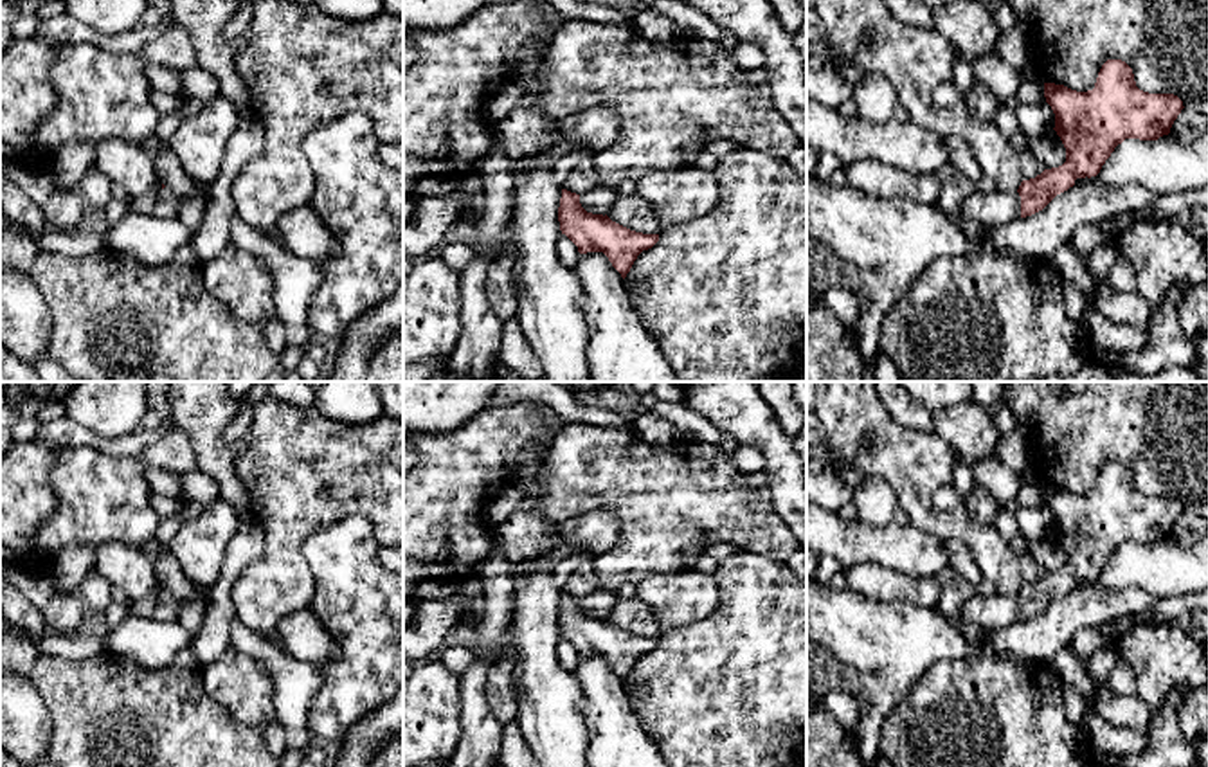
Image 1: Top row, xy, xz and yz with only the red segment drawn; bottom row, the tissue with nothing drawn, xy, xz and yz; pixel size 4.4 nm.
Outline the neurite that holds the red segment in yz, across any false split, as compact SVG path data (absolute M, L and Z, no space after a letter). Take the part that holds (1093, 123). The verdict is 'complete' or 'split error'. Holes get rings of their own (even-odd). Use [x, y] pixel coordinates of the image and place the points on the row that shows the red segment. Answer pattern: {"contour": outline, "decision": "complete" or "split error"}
{"contour": "M1122 59L1102 65L1093 90L1044 83L1044 97L1055 113L1053 130L1066 148L1066 162L1023 180L1015 193L972 193L961 205L963 218L999 227L1032 216L1073 187L1077 178L1096 176L1125 139L1168 135L1185 108L1174 94L1140 90L1132 68Z", "decision": "split error"}

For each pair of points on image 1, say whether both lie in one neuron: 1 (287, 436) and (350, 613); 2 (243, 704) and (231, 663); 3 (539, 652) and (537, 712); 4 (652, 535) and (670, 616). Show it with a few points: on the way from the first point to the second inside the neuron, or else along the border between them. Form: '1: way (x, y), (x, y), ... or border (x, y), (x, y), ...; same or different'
1: border (360, 515), (306, 541), (303, 560), (310, 571); different
2: way (243, 694), (234, 674); same
3: way (539, 667), (539, 697); same
4: border (694, 568), (652, 573), (638, 586); different

